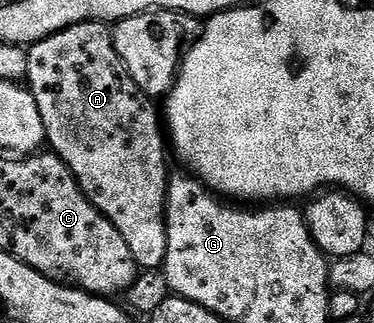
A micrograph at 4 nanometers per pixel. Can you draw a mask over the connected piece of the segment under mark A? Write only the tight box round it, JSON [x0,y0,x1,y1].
[26,22,170,271]

